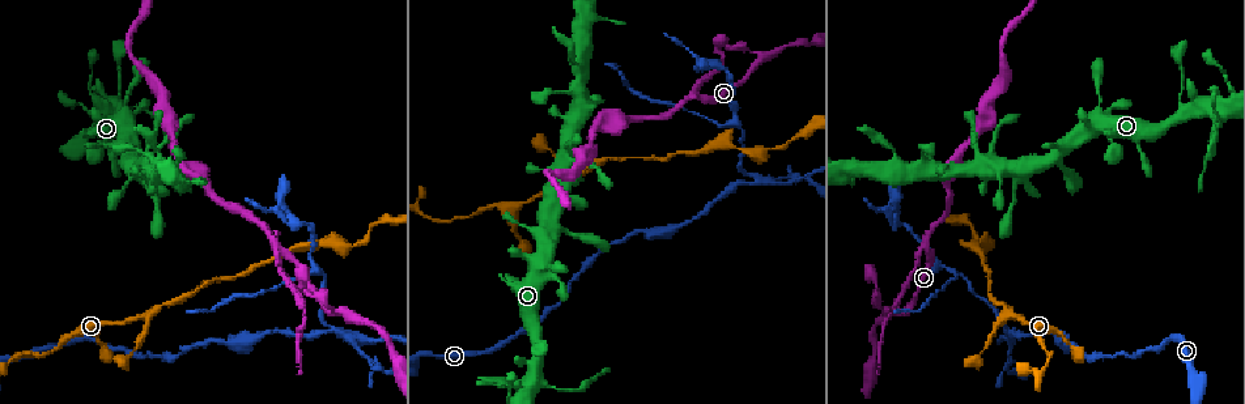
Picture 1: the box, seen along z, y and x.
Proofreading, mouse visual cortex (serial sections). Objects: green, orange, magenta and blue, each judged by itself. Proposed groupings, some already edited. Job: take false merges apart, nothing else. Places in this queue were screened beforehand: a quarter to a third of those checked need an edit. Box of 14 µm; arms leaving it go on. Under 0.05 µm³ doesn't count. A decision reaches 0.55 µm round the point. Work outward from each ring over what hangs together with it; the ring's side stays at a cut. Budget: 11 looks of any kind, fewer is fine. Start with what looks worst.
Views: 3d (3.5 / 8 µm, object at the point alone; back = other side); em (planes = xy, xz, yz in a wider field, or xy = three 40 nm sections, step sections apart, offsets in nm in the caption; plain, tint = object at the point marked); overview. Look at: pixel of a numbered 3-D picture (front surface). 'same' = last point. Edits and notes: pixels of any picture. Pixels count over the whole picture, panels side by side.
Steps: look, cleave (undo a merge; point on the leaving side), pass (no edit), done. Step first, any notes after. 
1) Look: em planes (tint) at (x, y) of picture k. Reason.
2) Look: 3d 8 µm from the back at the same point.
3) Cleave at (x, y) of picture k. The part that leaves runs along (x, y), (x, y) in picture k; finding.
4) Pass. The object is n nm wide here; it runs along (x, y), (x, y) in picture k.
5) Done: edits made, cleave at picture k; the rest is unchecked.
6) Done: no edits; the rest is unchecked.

Look: 3d 3.5 µm at (695, 95) of picture 1. Three arms meet.

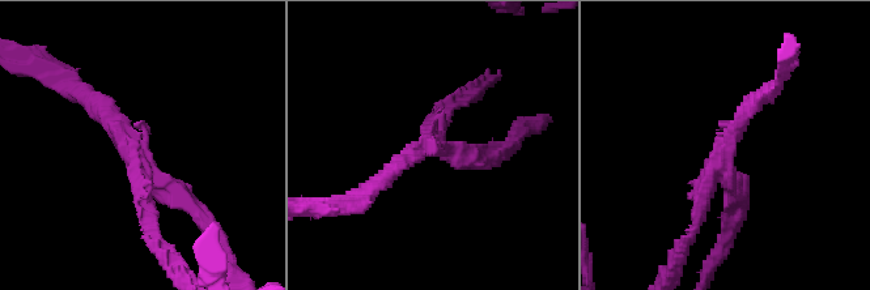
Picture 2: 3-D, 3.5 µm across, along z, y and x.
Look: em xy step 5 (tint) at (441, 145) of picture 2. Shape alone is not enough.

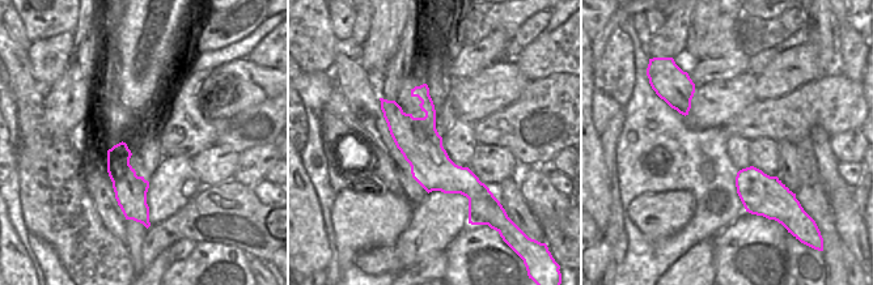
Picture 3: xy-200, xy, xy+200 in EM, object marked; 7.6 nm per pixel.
Cleave at (153, 224) of picture 2. 3 arms meet here; the arms are 150, 200, 200 nm wide; the part that leaves runs along (145, 182), (149, 238), (177, 273) in picture 2; two cells meet here.

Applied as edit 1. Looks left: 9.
Look: 3d 8 µm at (149, 113) of picture 1. Narrows sharply.

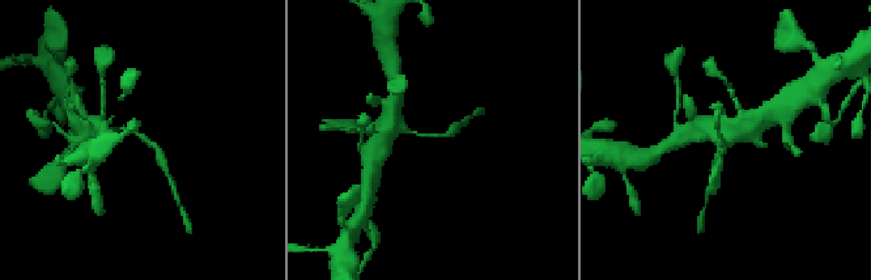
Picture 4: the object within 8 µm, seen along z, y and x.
Look: 3d 3.5 µm at (141, 137) of picture 4. Closer look.

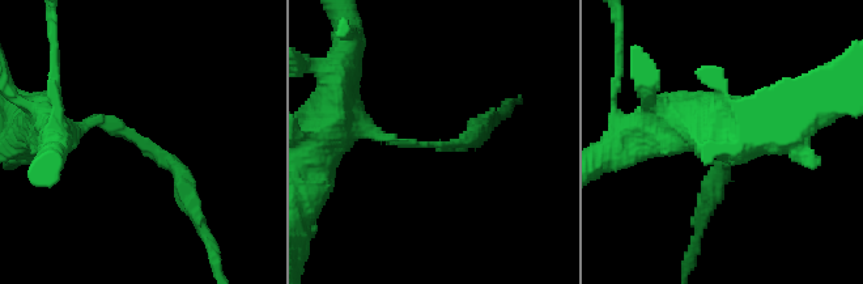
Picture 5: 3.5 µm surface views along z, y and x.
Look: em xy step 5 (tint) at (434, 143) of picture 5. The arms are 200, 250 nm wide; shape alone is not enough.

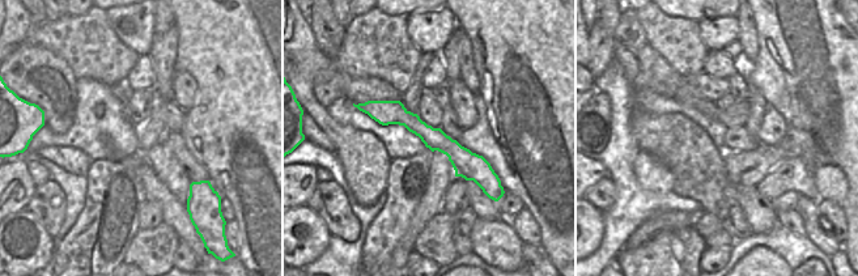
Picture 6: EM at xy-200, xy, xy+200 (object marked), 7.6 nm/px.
Cleave at (161, 156) of picture 5. The object is 170 nm wide here; the part that leaves runs along (127, 127), (179, 170), (200, 223) in picture 5; a second cell is stuck on.

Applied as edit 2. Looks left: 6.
Look: overview.

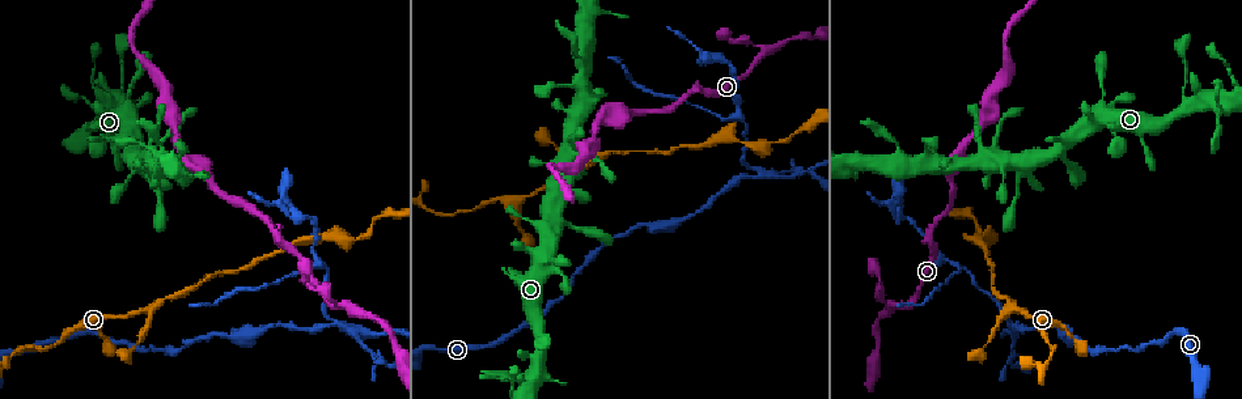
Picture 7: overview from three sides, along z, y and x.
Look: 3d 3.5 µm at (338, 324) of picture 7. Abrupt turn.

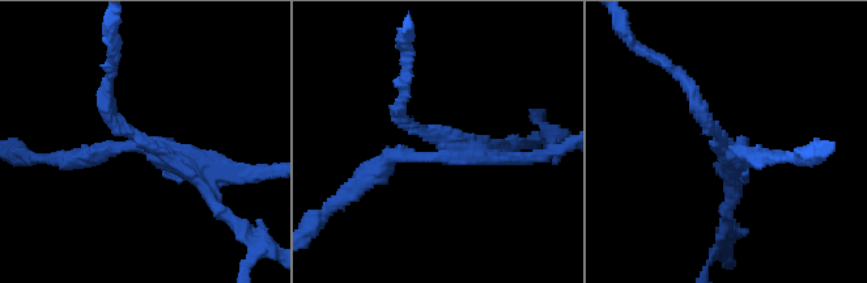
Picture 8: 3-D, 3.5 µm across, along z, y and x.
Look: em xy step 3 (tint) at (150, 151) of picture 8. 3 arms meet here; the arms are 150, 200, 200 nm wide; shape alone is not enough.

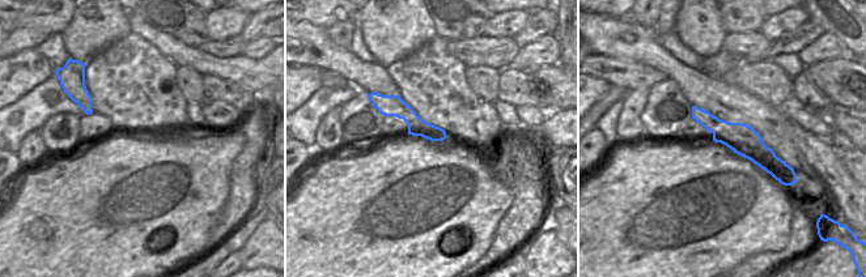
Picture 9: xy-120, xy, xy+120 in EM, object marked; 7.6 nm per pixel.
Look: em xy step 1 (tint) at the same point.

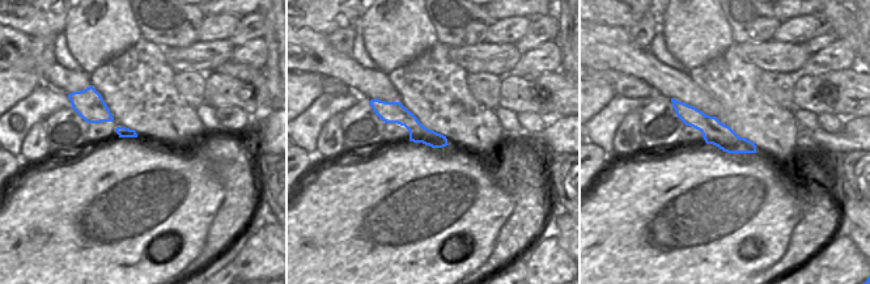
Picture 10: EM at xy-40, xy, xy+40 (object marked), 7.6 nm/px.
Cleave at (535, 140) of picture 8. The part that leaves runs along (443, 147), (399, 117), (407, 80) in picture 8; two cells meet here.

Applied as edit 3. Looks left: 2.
Look: 3d 3.5 µm at (895, 305) of picture 7. Arms part here.

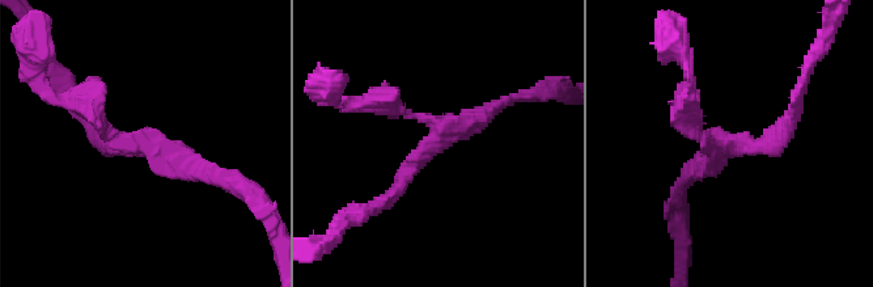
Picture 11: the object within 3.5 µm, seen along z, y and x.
Look: em xy step 2 (tint) at (723, 147) of picture 11. 3 arms meet here; the arms are 150, 200, 200 nm wide; shape alone is not enough.

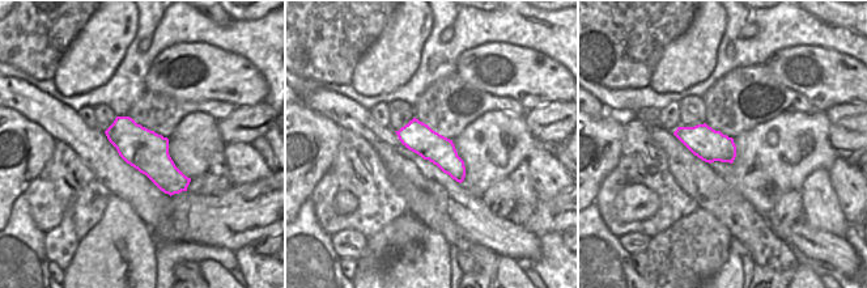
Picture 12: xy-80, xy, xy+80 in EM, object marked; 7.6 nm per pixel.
Pass. It runs along (388, 198), (456, 127), (512, 97) in picture 11; all the same cell.

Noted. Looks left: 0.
Done: edits made, cleave at picture 2, cleave at picture 5, cleave at picture 8; the rest is unchecked.

